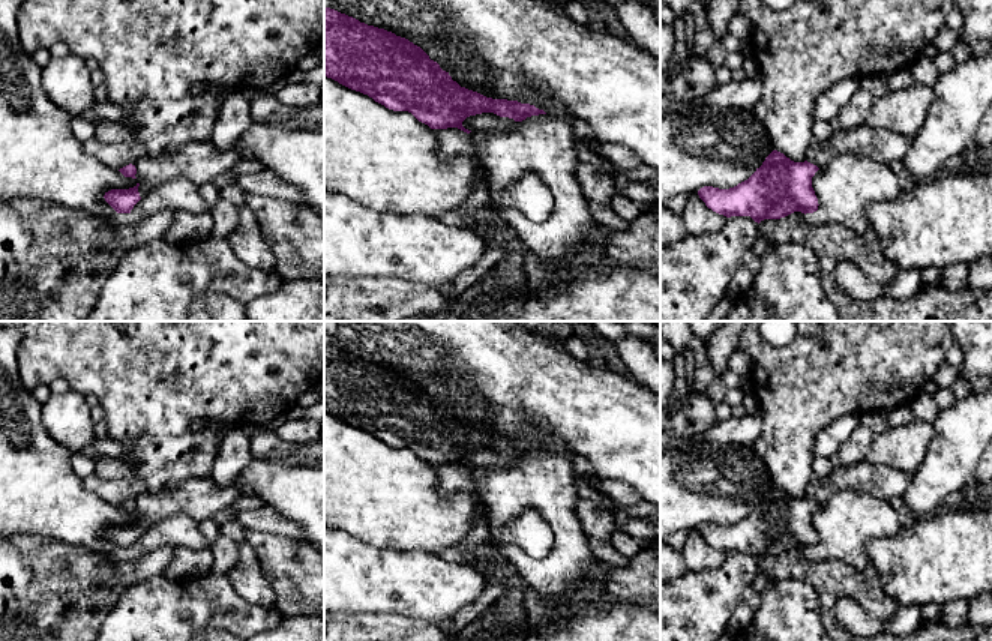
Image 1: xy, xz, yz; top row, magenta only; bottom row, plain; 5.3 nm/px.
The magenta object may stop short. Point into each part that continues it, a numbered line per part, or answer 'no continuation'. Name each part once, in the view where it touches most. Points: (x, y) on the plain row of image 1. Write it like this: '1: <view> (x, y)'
1: xz (542, 482)

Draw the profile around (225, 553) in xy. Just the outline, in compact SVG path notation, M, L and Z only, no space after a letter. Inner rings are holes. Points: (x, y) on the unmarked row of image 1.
M219 536L213 543L213 566L210 572L227 573L237 563L240 554L240 545L234 540Z

